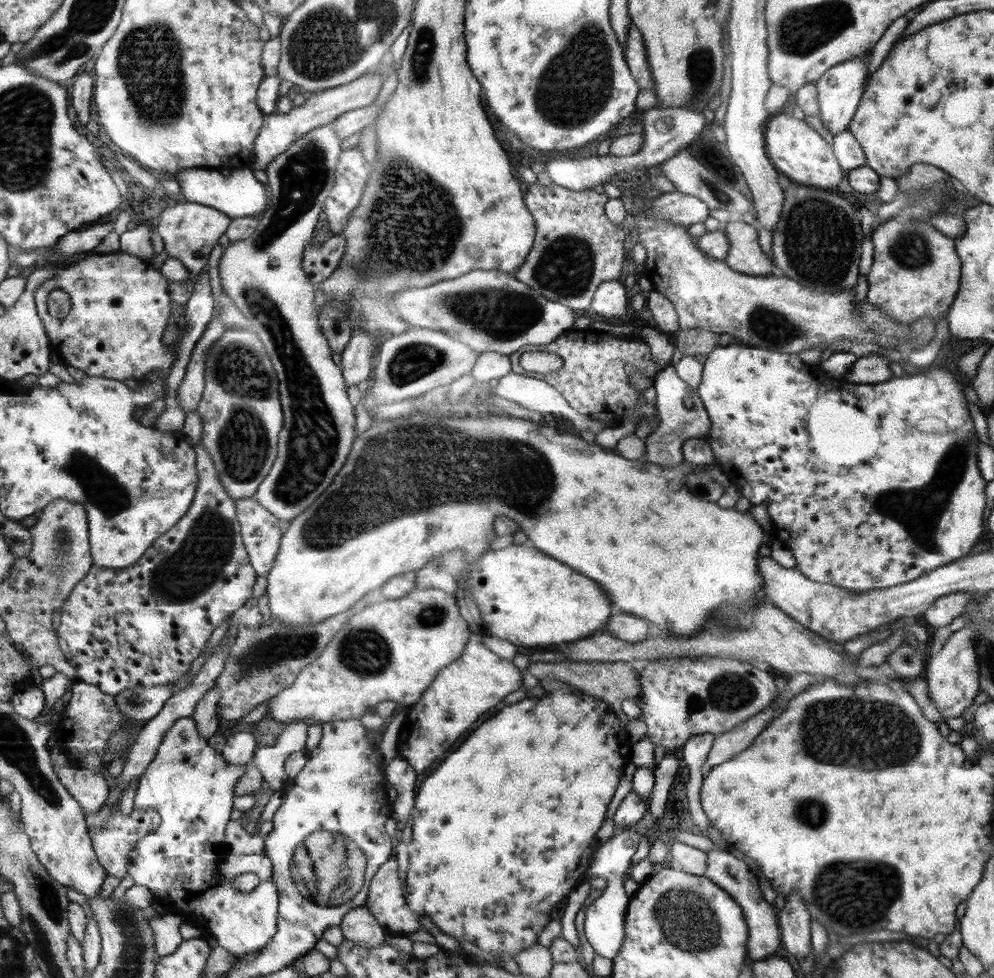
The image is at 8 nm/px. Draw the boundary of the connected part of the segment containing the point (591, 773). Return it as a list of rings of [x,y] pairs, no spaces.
[[[571,686],[568,690],[556,690],[544,698],[524,698],[512,706],[506,706],[486,720],[480,728],[452,751],[450,756],[422,782],[416,794],[416,810],[411,816],[412,844],[408,846],[410,864],[403,883],[403,895],[410,908],[422,919],[433,921],[438,928],[458,940],[471,942],[478,948],[494,954],[515,955],[537,943],[538,934],[552,920],[550,914],[556,904],[580,893],[585,888],[586,874],[592,855],[600,845],[596,834],[605,820],[608,805],[616,792],[624,765],[631,756],[630,735],[626,725],[616,717],[606,701],[592,697]]]

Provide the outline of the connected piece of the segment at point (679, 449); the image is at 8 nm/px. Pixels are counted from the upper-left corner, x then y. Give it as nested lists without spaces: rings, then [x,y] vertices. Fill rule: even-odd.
[[[673,364],[668,365],[656,374],[654,381],[656,390],[656,410],[659,418],[658,427],[645,438],[646,452],[644,460],[652,465],[674,468],[683,465],[683,442],[689,438],[705,438],[709,436],[711,420],[700,400],[696,388],[686,384],[676,372]],[[686,399],[693,400],[693,407],[688,409],[683,403]]]

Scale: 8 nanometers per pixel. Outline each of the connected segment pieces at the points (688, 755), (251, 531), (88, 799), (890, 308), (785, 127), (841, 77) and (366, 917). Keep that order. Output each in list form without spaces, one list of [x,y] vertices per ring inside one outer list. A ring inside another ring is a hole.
[[[712,733],[691,736],[679,751],[680,758],[686,763],[689,770],[689,779],[686,783],[688,811],[703,836],[707,836],[710,822],[701,805],[700,791],[704,778],[702,769],[705,767],[715,737]]]
[[[253,498],[235,501],[235,509],[248,560],[257,577],[266,577],[278,555],[284,525]]]
[[[73,767],[56,768],[54,771],[60,782],[68,789],[68,792],[80,803],[85,814],[96,814],[101,806],[107,802],[110,790],[102,773]]]
[[[890,219],[879,225],[874,225],[871,233],[871,240],[873,242],[873,263],[870,272],[867,276],[868,290],[867,300],[872,306],[880,309],[885,315],[888,315],[892,320],[898,321],[902,324],[913,325],[918,319],[922,317],[930,317],[935,323],[937,319],[942,316],[947,316],[951,304],[954,302],[958,289],[960,288],[959,280],[961,277],[961,260],[956,252],[955,239],[948,238],[939,230],[936,230],[927,220],[906,220],[905,222],[898,222],[898,220]]]
[[[786,114],[772,116],[766,124],[765,134],[766,153],[778,172],[804,186],[830,190],[840,184],[844,174],[834,155],[833,145],[828,144],[806,121]]]
[[[867,50],[865,54],[859,57],[847,60],[844,63],[833,66],[827,70],[824,75],[814,82],[816,90],[818,90],[818,103],[820,108],[820,119],[824,128],[828,129],[830,134],[836,135],[847,130],[850,121],[854,117],[856,110],[864,92],[864,83],[870,77],[866,65],[864,65],[864,58],[870,55],[871,50]]]
[[[364,906],[351,908],[339,927],[345,939],[363,949],[379,947],[387,936],[376,917]]]

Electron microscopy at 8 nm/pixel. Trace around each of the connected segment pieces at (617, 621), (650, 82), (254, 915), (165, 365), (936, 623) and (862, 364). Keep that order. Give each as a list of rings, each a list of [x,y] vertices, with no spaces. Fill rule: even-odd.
[[[618,608],[612,609],[612,616],[606,627],[609,633],[621,641],[633,643],[642,642],[646,637],[652,635],[651,624],[644,622],[642,618],[634,618],[632,614],[626,613]]]
[[[634,25],[628,29],[626,45],[625,61],[631,70],[631,76],[636,79],[639,90],[654,90],[654,79],[652,79],[652,72],[647,61],[643,36]]]
[[[191,717],[175,720],[164,733],[152,762],[137,780],[133,808],[154,809],[161,816],[161,823],[156,830],[140,839],[129,854],[126,880],[146,886],[153,894],[154,902],[162,904],[170,913],[181,913],[186,921],[214,936],[218,945],[236,957],[265,948],[277,931],[279,907],[278,891],[271,880],[261,880],[254,890],[242,893],[232,887],[234,877],[225,877],[219,871],[220,861],[227,854],[224,836],[234,810],[232,800],[238,781],[245,772],[246,765],[231,765],[221,751],[208,745],[207,739],[198,734]]]
[[[123,251],[86,254],[78,261],[57,270],[57,274],[49,276],[48,280],[44,280],[36,289],[35,305],[37,315],[41,318],[51,340],[51,351],[58,354],[68,368],[74,366],[87,376],[118,381],[136,378],[143,381],[150,373],[166,376],[172,363],[176,361],[177,345],[166,346],[162,342],[163,334],[172,318],[168,280],[160,272],[158,265],[152,266],[137,256]],[[56,289],[63,290],[70,296],[70,313],[62,319],[52,317],[47,311],[47,296]]]
[[[976,593],[948,594],[937,598],[935,603],[924,612],[924,622],[939,629],[948,626],[965,612],[965,606],[973,600]]]
[[[879,355],[857,358],[856,363],[847,372],[846,380],[848,382],[856,382],[856,384],[889,381],[893,377],[889,362],[886,357]]]

